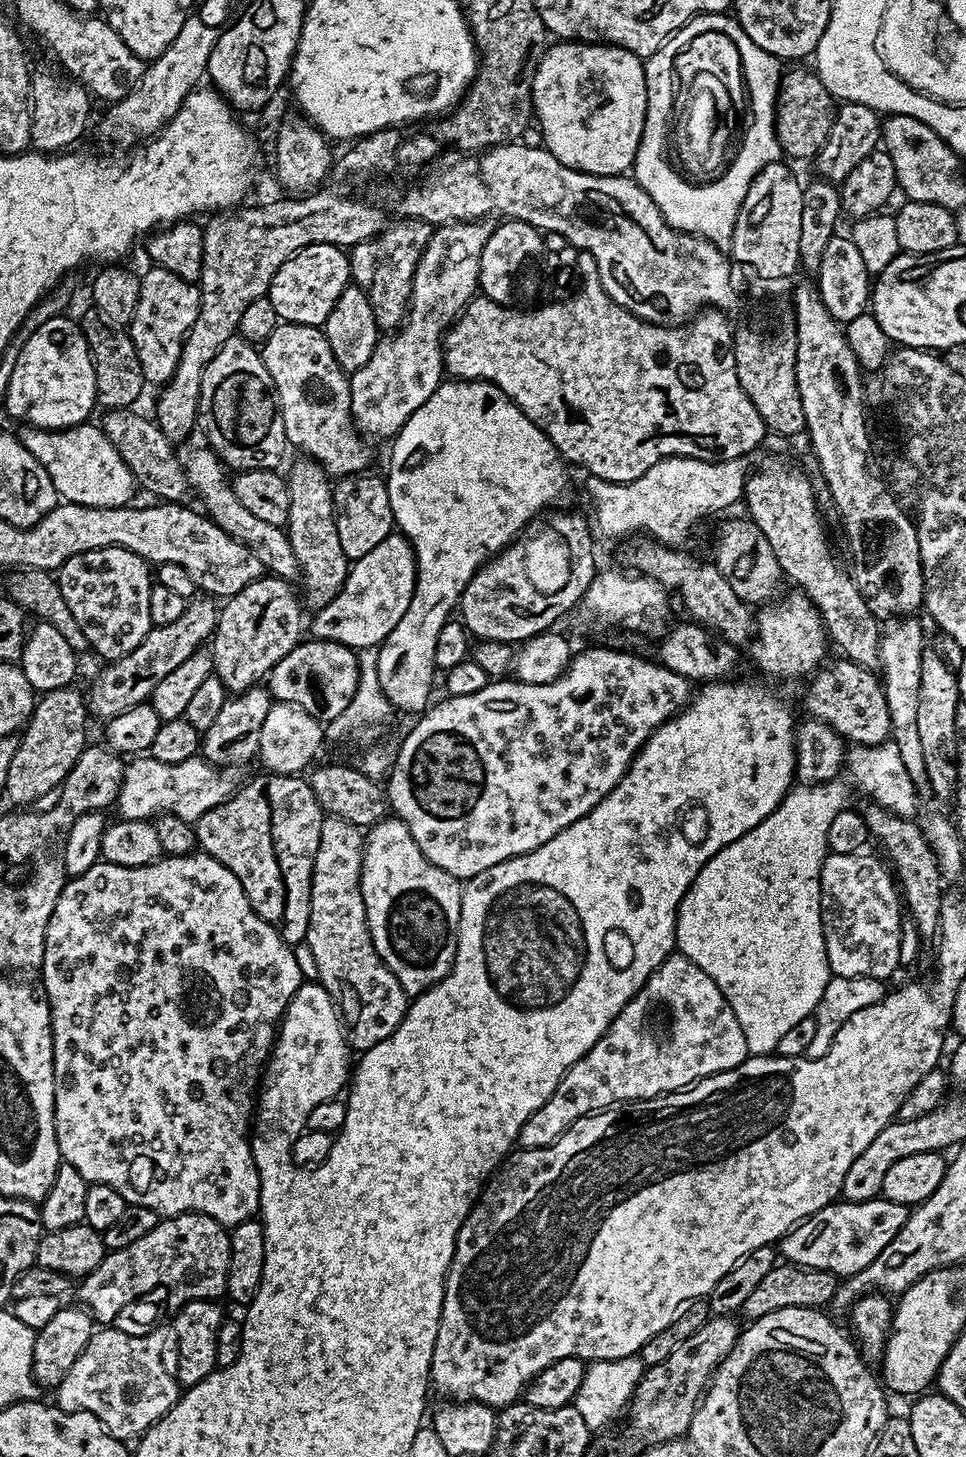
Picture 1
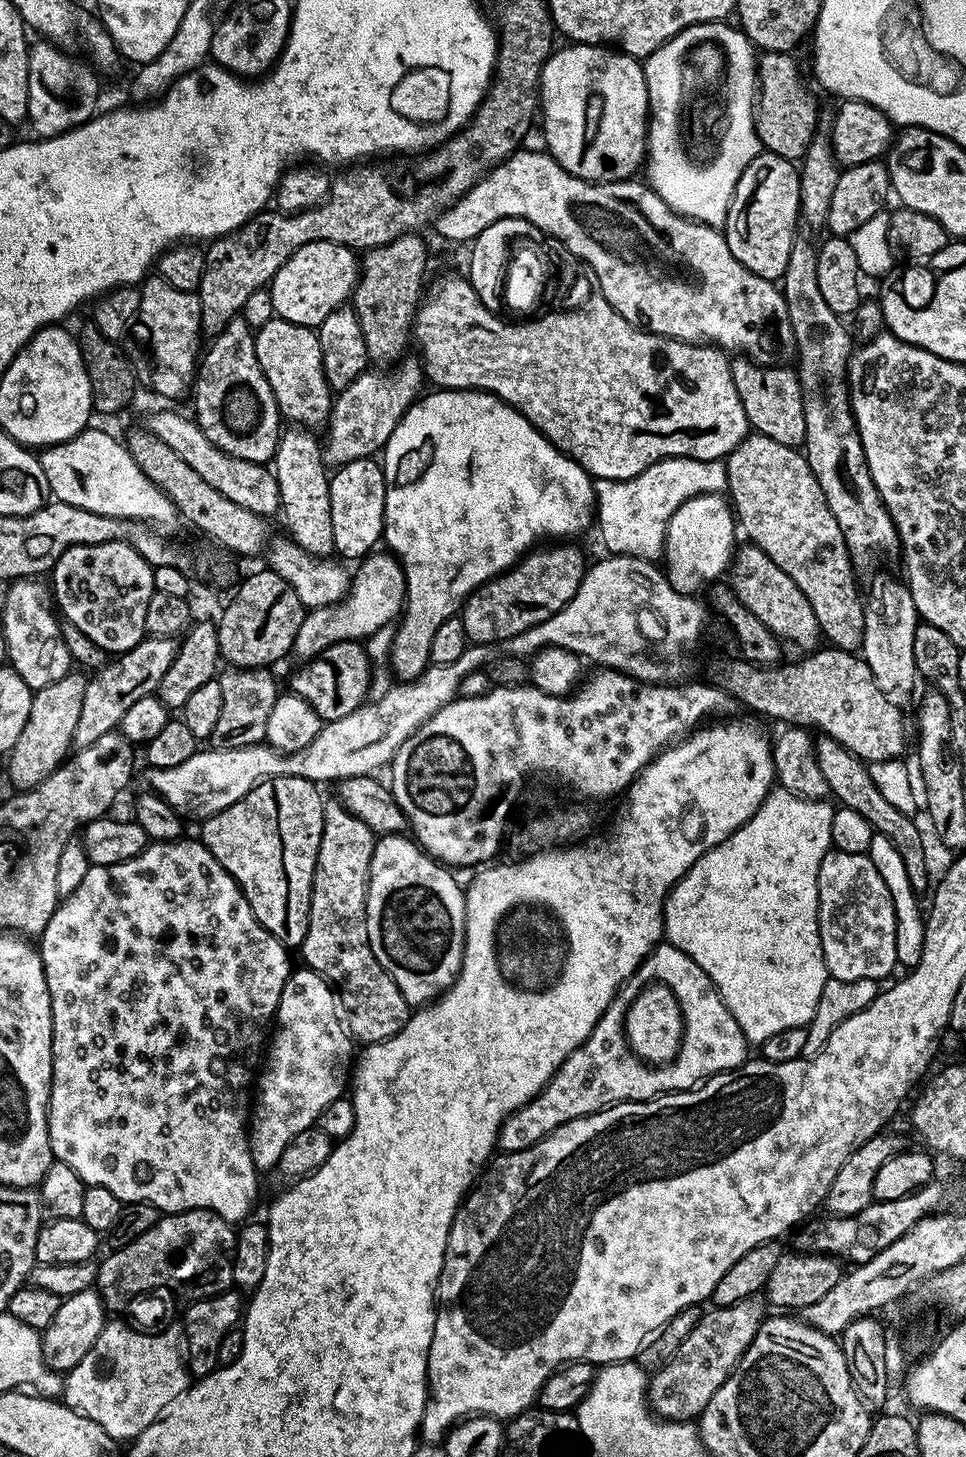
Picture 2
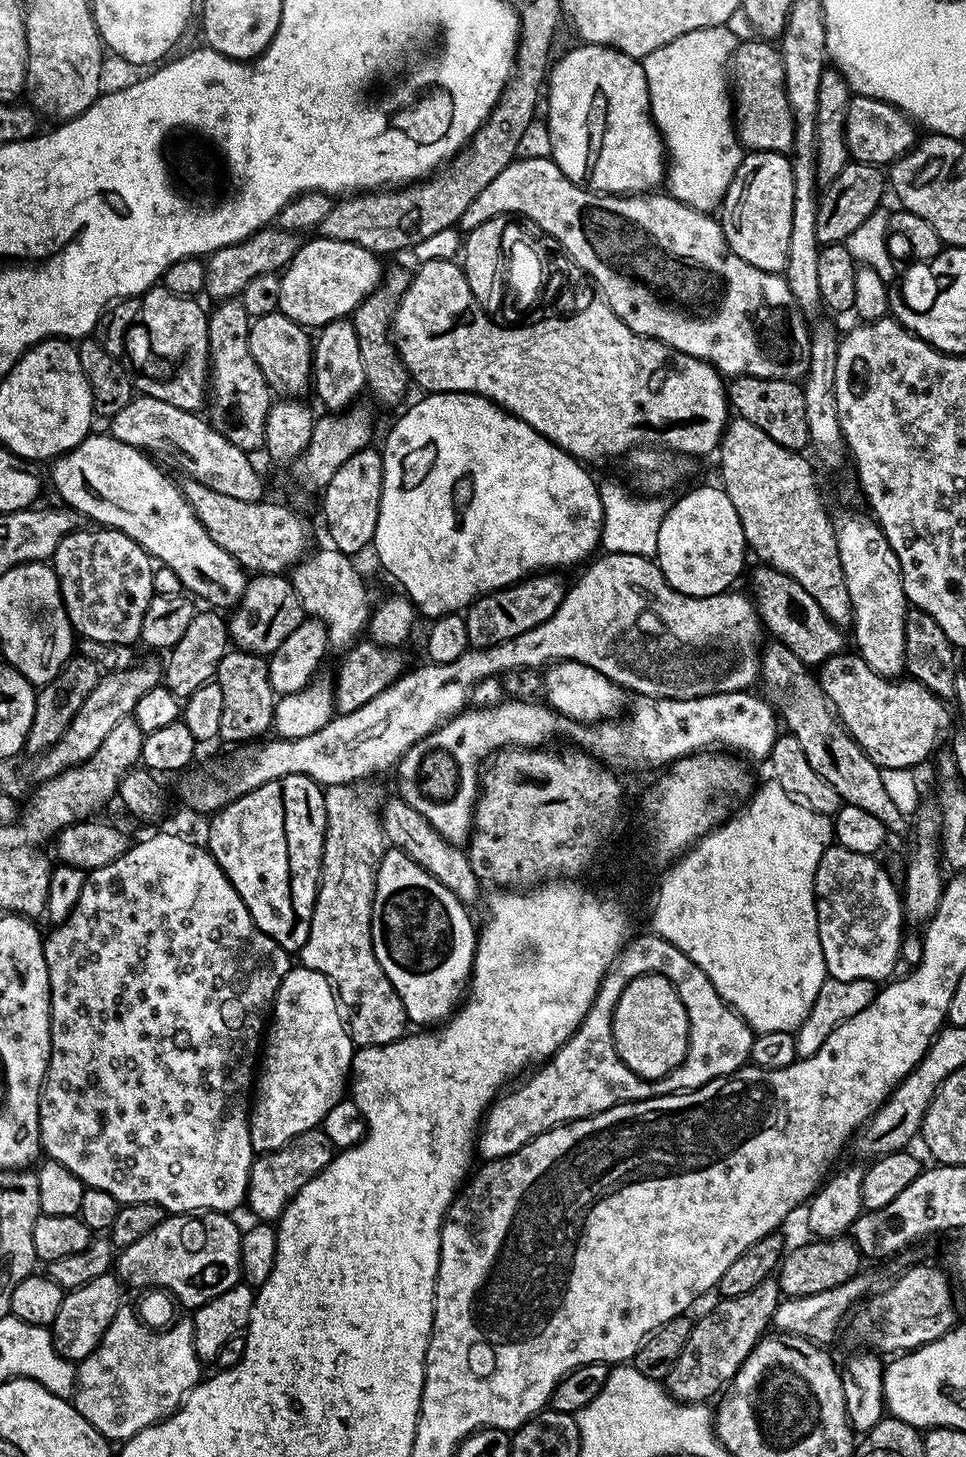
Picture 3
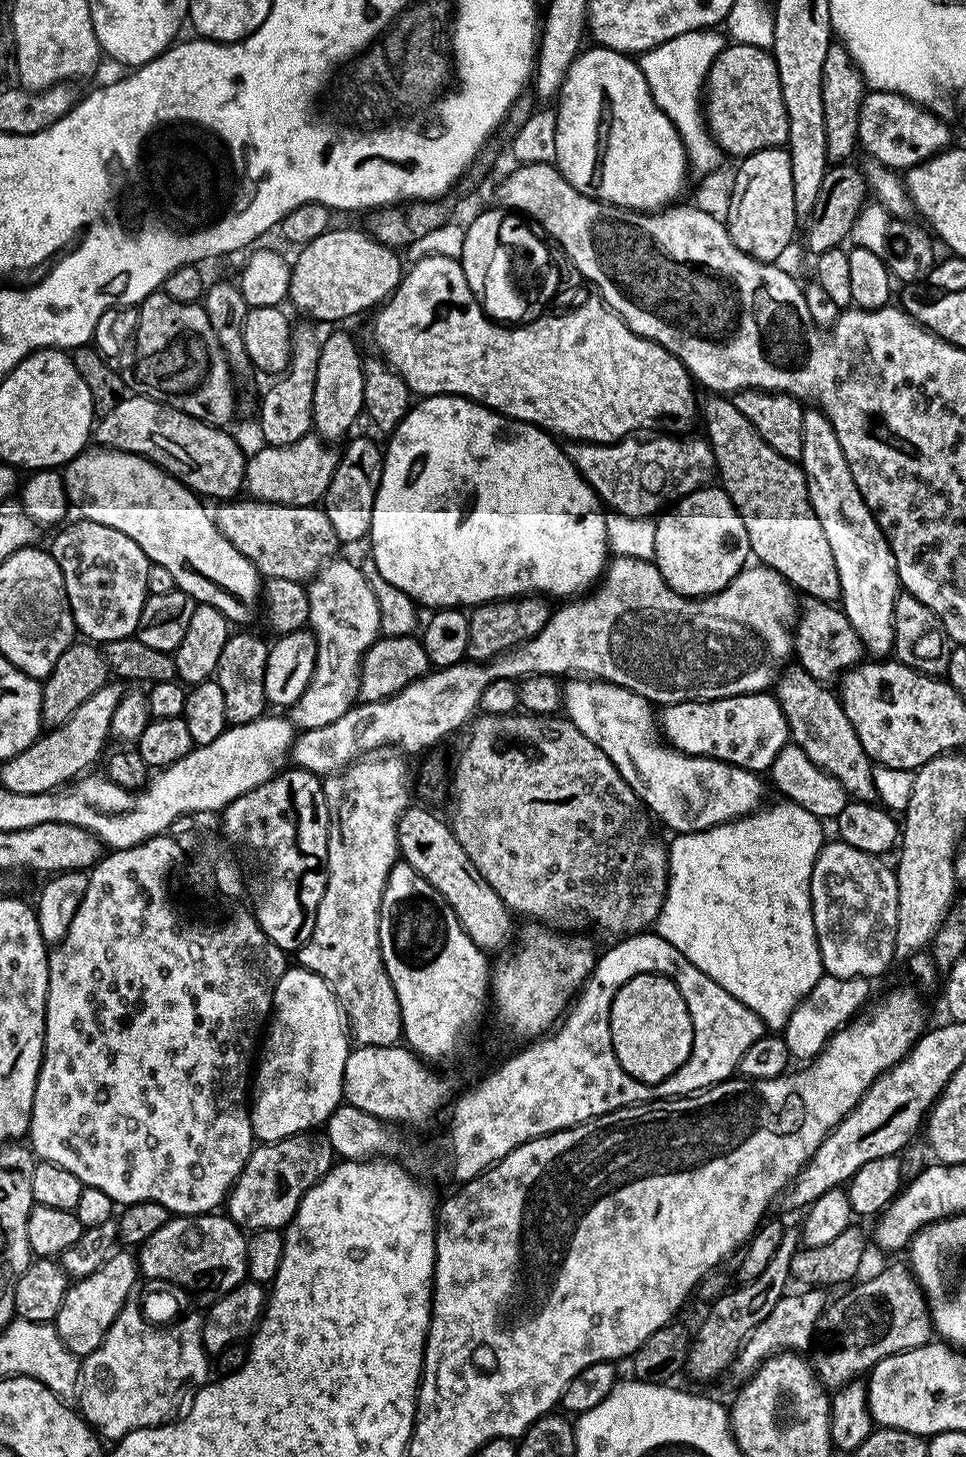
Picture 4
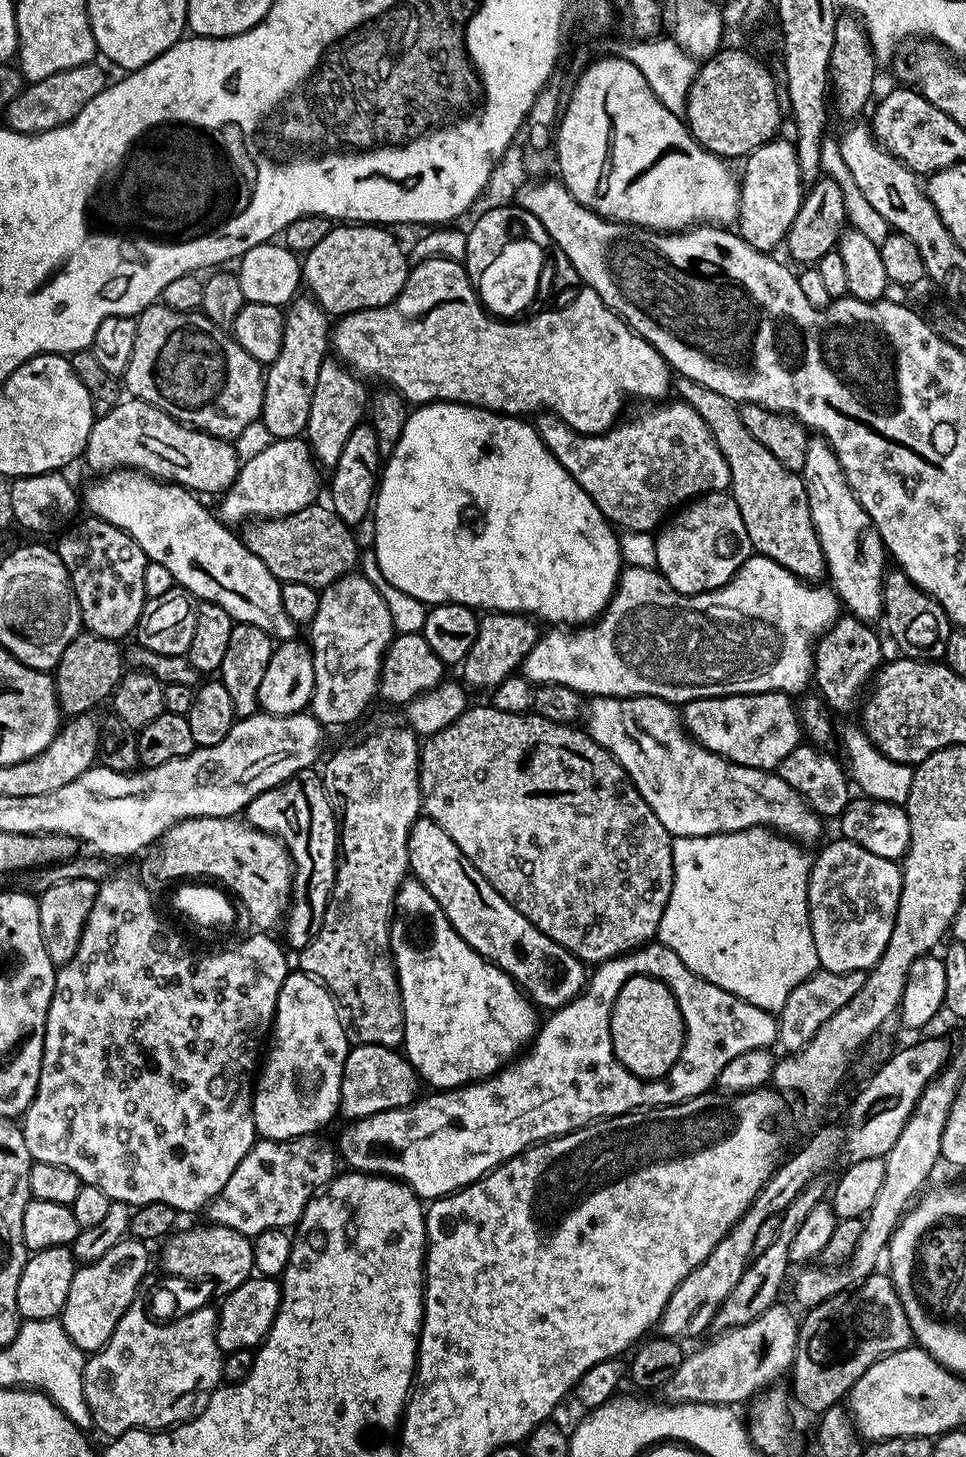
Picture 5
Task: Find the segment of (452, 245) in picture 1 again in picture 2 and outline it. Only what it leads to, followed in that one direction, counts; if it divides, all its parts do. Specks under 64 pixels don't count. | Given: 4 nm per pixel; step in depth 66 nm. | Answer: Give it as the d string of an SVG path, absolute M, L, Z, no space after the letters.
M407 360L391 370L366 370L354 378L350 386L339 389L326 425L328 441L325 439L322 444L325 465L339 466L367 460L375 457L387 444L390 434L394 434L394 426L398 426L400 419L408 413L408 407L416 403L422 392L420 387L426 384L421 361Z

